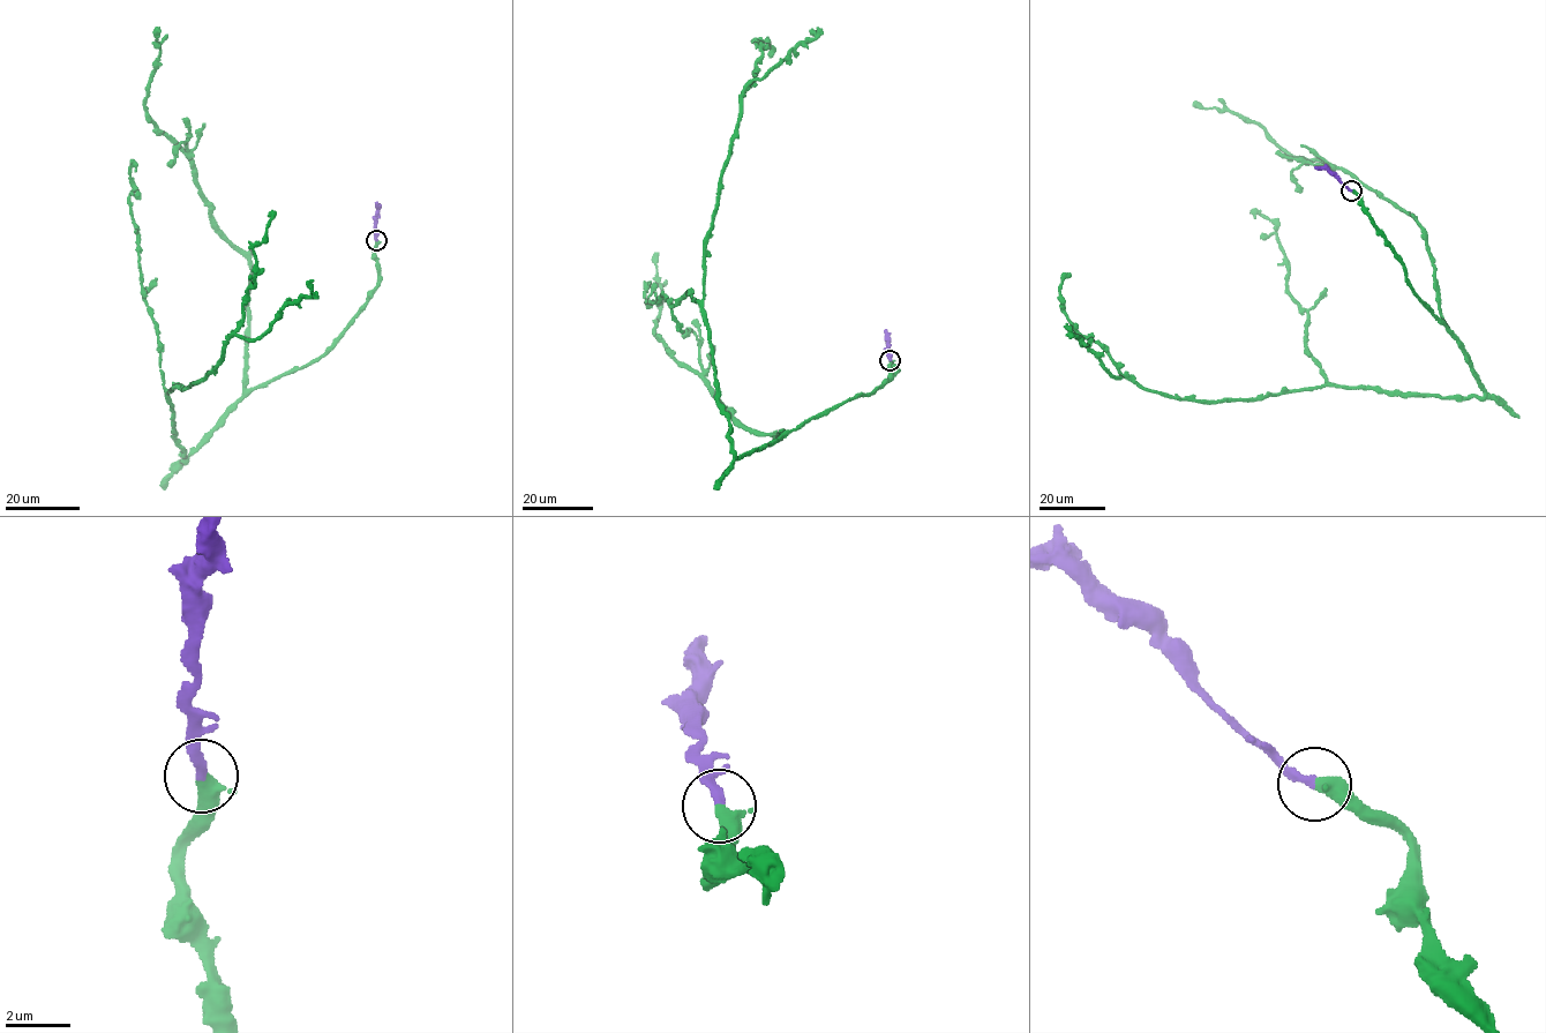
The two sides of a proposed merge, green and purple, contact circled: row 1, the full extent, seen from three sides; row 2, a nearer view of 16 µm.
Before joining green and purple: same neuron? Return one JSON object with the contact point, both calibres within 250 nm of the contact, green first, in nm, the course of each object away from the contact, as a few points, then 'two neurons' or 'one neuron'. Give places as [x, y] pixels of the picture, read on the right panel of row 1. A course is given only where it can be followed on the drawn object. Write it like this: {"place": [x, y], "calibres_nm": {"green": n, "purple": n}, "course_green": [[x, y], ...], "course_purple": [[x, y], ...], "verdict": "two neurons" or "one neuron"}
{"place": [1351, 191], "calibres_nm": {"green": 320, "purple": 280}, "course_green": [[1351, 191], [1457, 341], [1481, 398], [1330, 386], [1213, 402], [1145, 389], [1068, 320], [1059, 286], [1071, 275]], "course_purple": [[1351, 191], [1326, 169], [1314, 167]], "verdict": "one neuron"}

